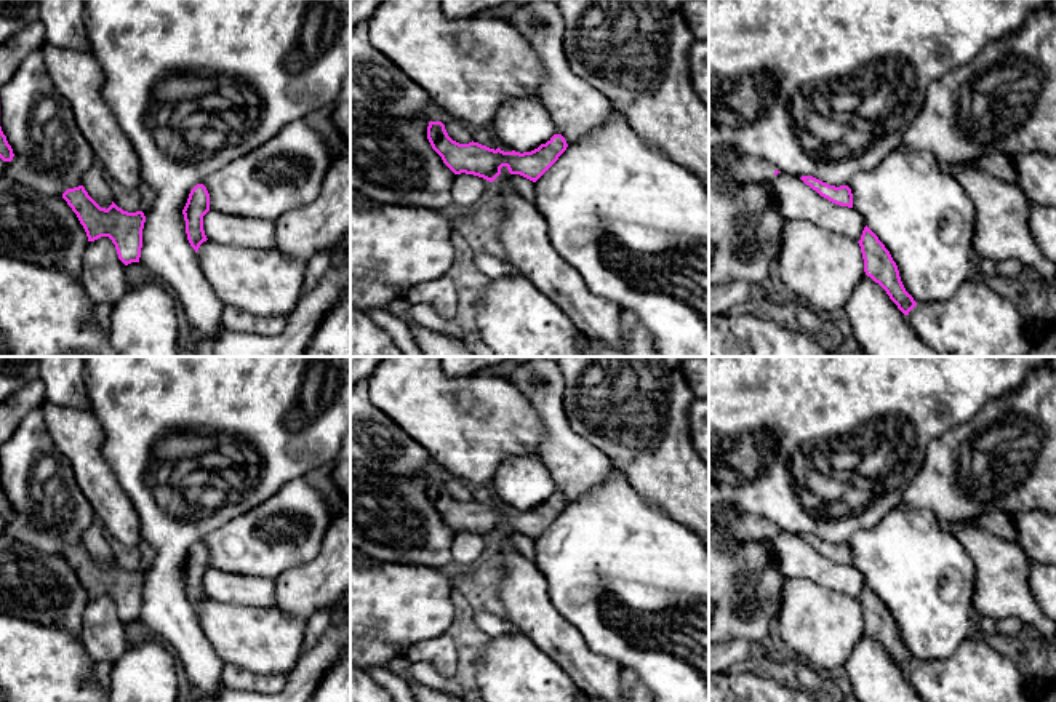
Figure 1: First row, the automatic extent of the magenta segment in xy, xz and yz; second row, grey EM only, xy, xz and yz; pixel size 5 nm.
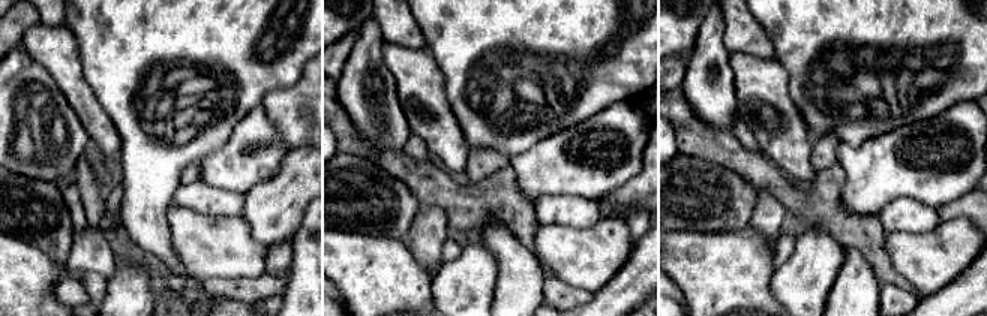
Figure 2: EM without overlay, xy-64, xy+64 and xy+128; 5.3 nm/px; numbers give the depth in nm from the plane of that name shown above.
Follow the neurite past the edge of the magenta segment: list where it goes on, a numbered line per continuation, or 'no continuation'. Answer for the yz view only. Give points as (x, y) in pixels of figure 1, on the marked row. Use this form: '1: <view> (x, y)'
1: yz (751, 168)

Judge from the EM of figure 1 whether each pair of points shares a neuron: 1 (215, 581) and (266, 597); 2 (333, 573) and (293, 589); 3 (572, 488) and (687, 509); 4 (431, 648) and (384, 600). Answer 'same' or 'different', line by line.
1: same
2: same
3: different
4: different

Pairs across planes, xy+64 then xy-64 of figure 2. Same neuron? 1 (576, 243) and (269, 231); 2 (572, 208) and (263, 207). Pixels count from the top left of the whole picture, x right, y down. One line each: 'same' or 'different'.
1: different
2: different

